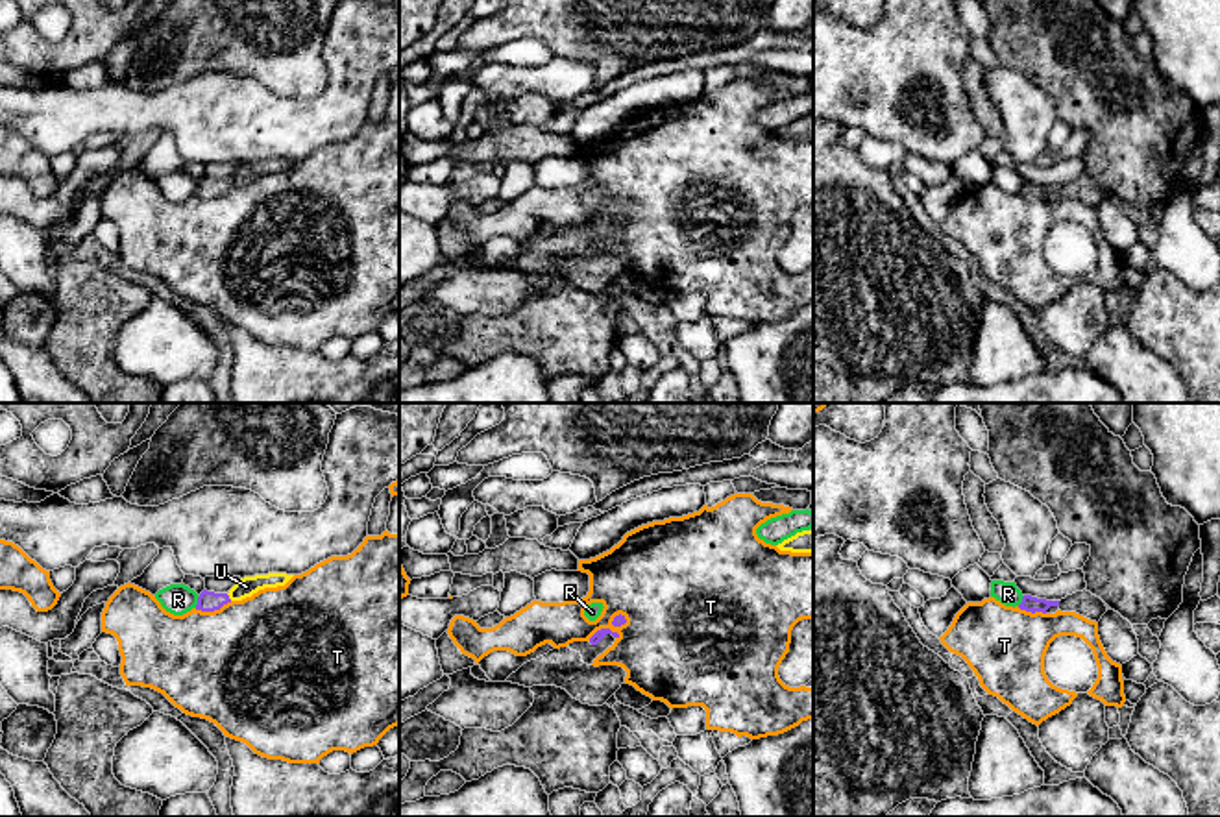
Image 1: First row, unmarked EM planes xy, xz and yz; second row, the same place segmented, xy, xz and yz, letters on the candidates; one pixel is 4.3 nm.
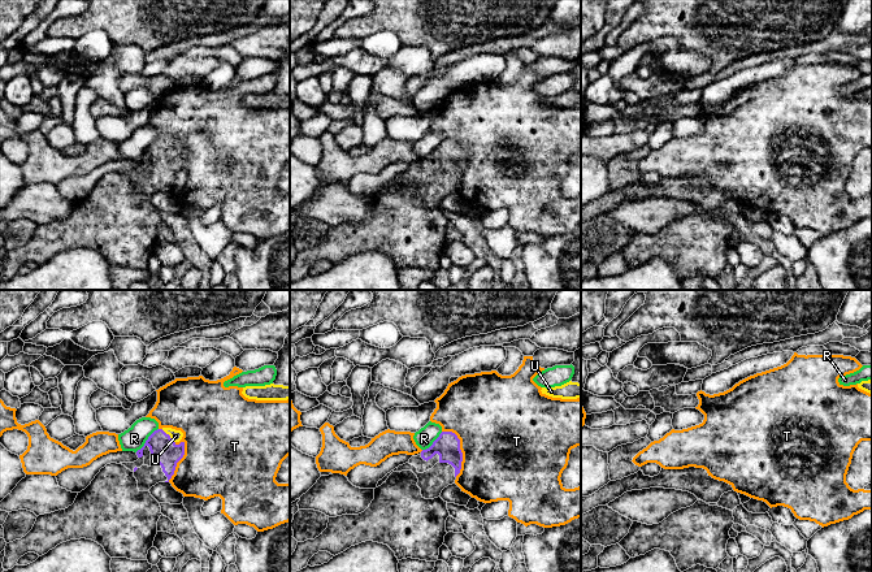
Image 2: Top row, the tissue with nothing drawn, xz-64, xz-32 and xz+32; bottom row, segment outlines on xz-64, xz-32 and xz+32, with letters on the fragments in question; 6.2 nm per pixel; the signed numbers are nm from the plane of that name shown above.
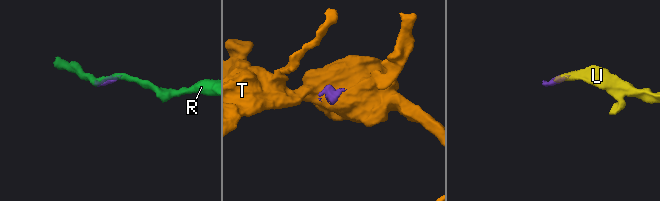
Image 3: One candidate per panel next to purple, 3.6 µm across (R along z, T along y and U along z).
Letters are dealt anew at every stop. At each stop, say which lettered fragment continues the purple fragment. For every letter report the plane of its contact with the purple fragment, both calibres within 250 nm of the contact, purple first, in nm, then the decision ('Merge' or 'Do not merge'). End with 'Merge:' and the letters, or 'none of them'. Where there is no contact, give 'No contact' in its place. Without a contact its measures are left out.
R: Touches purple in xy. Thickness 90 nm (purple) against 140 nm. Do not merge
T: Touches purple in xz. Thickness 50 nm (purple) against 340 nm. Do not merge
U: Touches purple in xy. Thickness 90 nm (purple) against 90 nm. Merge
Merge: U

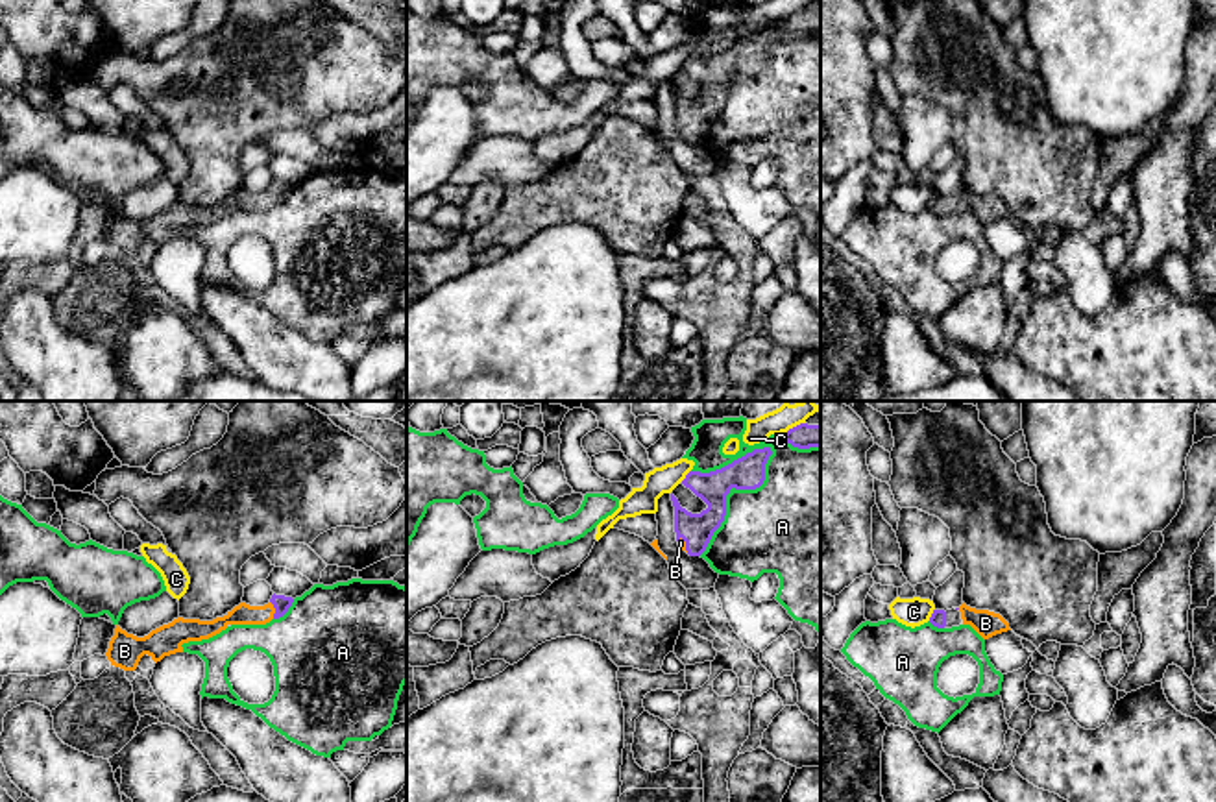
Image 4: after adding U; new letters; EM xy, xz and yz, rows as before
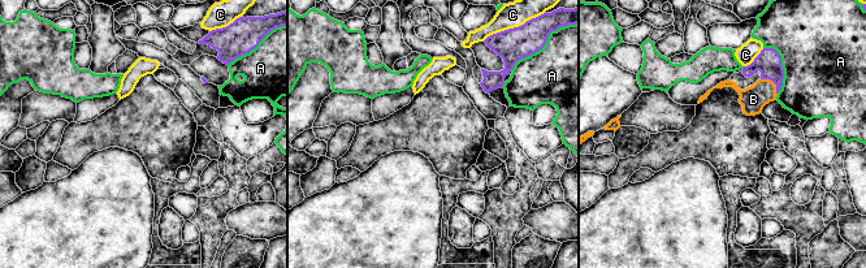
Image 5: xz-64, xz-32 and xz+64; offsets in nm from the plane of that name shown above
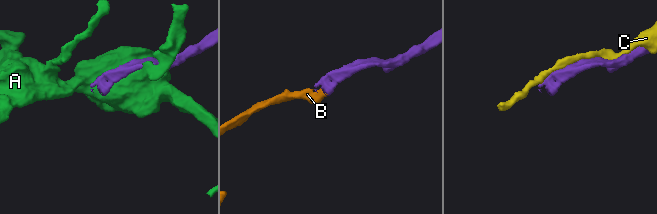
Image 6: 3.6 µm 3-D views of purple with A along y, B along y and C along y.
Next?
A: Touches purple in xz. Thickness 140 nm (purple) against 380 nm. Do not merge
B: Touches purple in xy. Thickness 70 nm (purple) against 90 nm. Merge
C: Touches purple in xz. Thickness 140 nm (purple) against 120 nm. Do not merge
Merge: B

